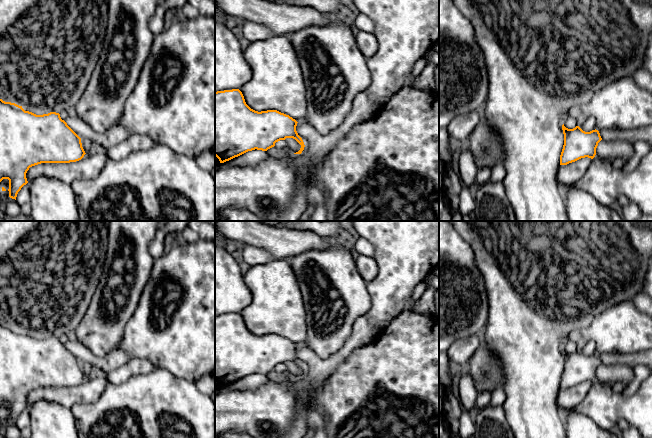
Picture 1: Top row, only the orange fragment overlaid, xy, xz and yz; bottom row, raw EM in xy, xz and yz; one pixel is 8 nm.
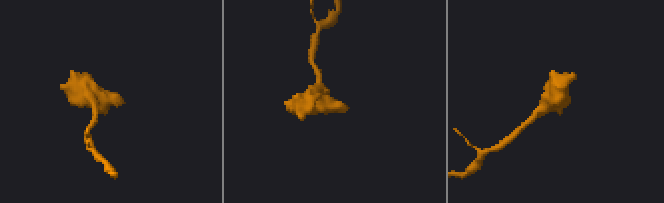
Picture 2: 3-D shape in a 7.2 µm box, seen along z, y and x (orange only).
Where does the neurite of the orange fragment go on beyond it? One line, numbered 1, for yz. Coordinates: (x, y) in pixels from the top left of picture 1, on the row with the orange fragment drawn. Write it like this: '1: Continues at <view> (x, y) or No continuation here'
1: No continuation here

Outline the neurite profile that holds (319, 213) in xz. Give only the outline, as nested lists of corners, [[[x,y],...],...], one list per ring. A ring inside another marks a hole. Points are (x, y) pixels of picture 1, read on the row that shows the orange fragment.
[[[319,205],[311,210],[308,214],[310,221],[328,221],[327,209],[324,205]]]

